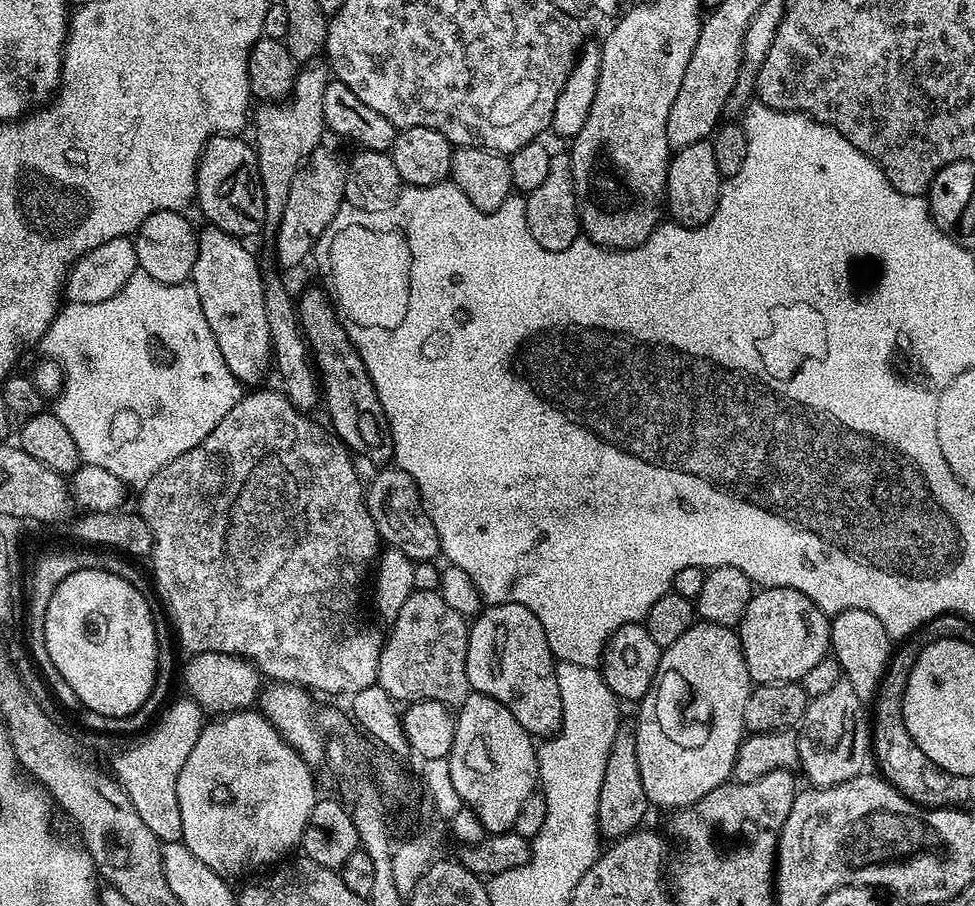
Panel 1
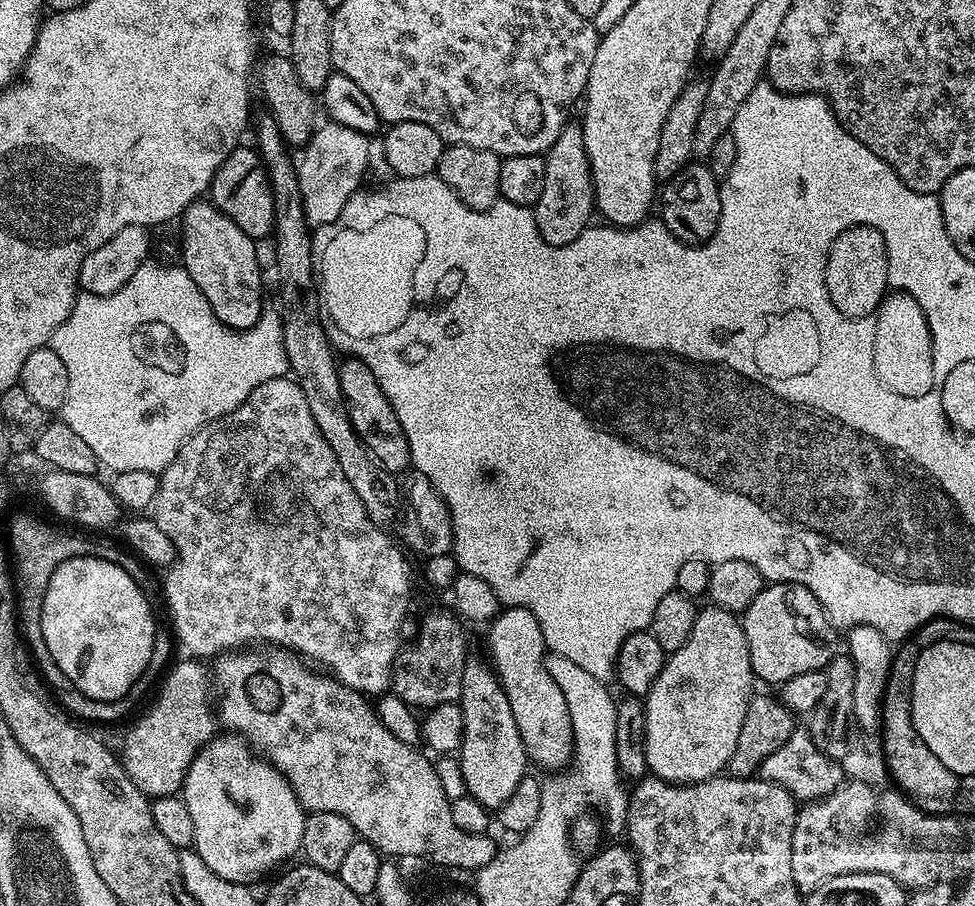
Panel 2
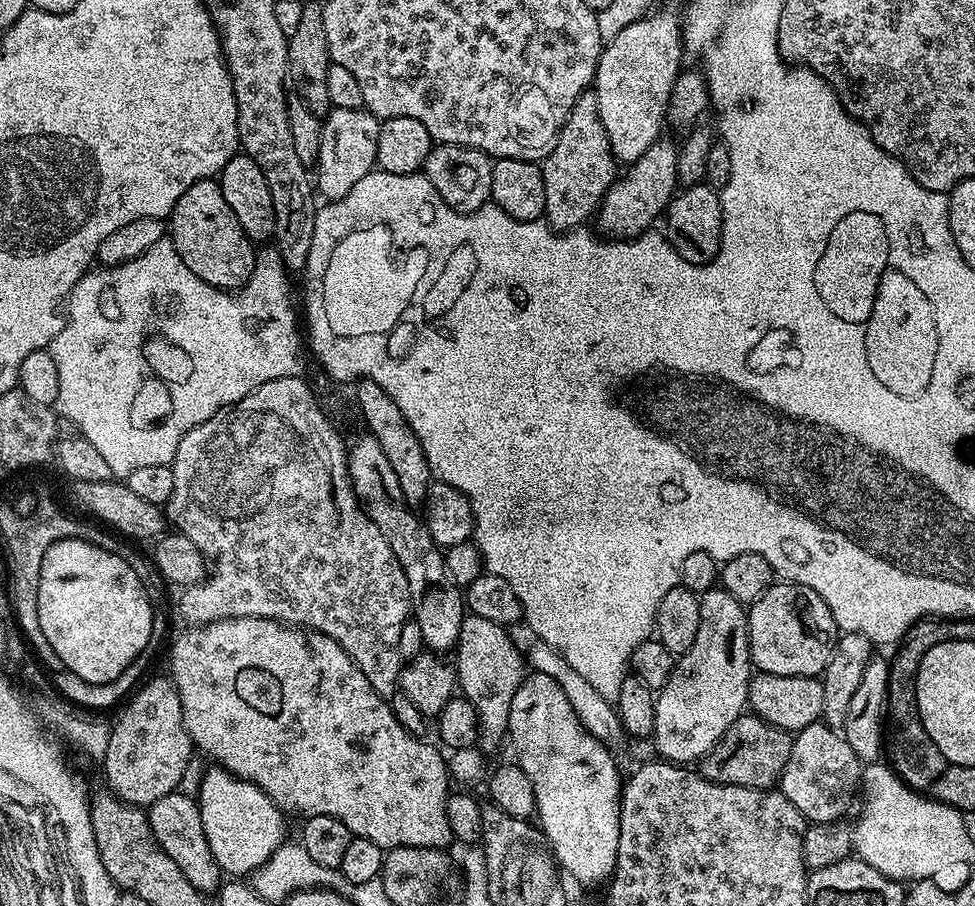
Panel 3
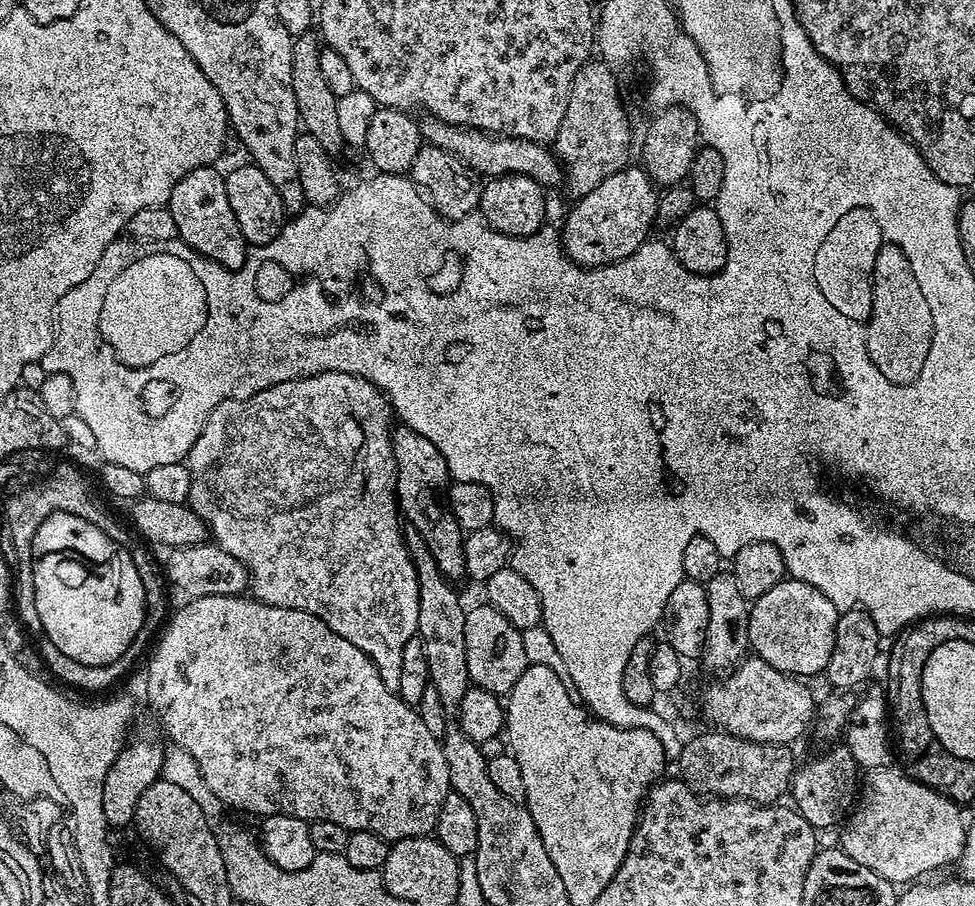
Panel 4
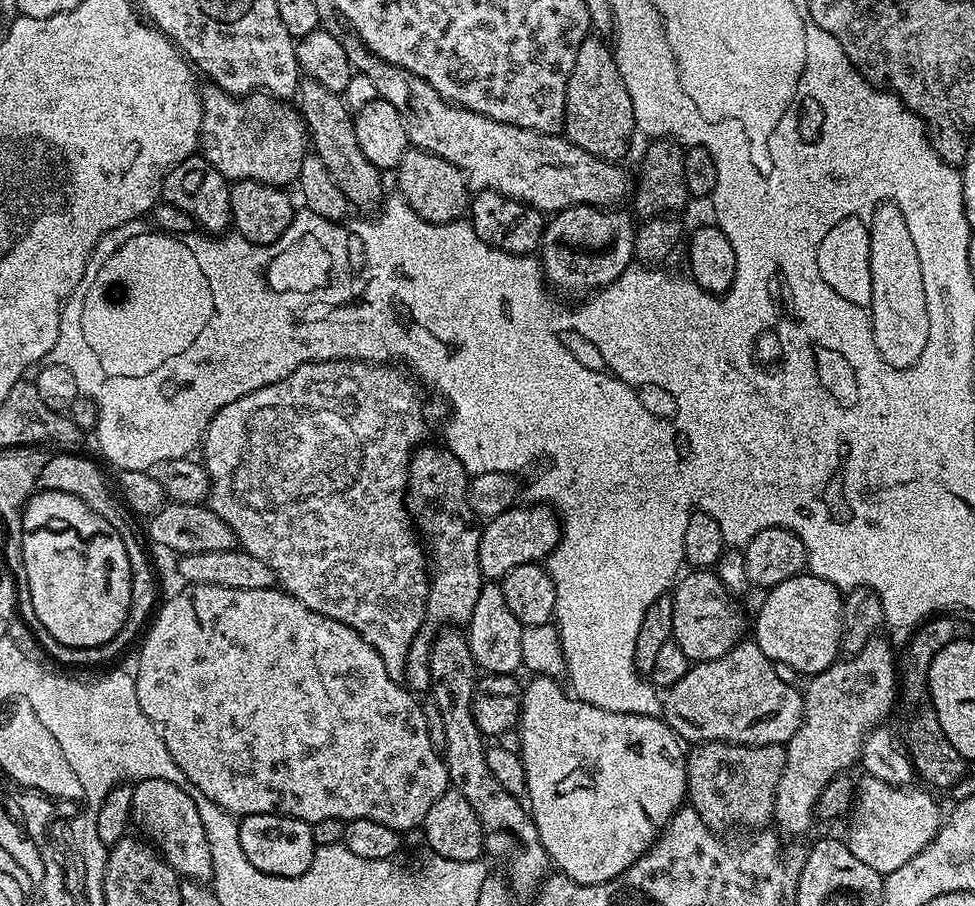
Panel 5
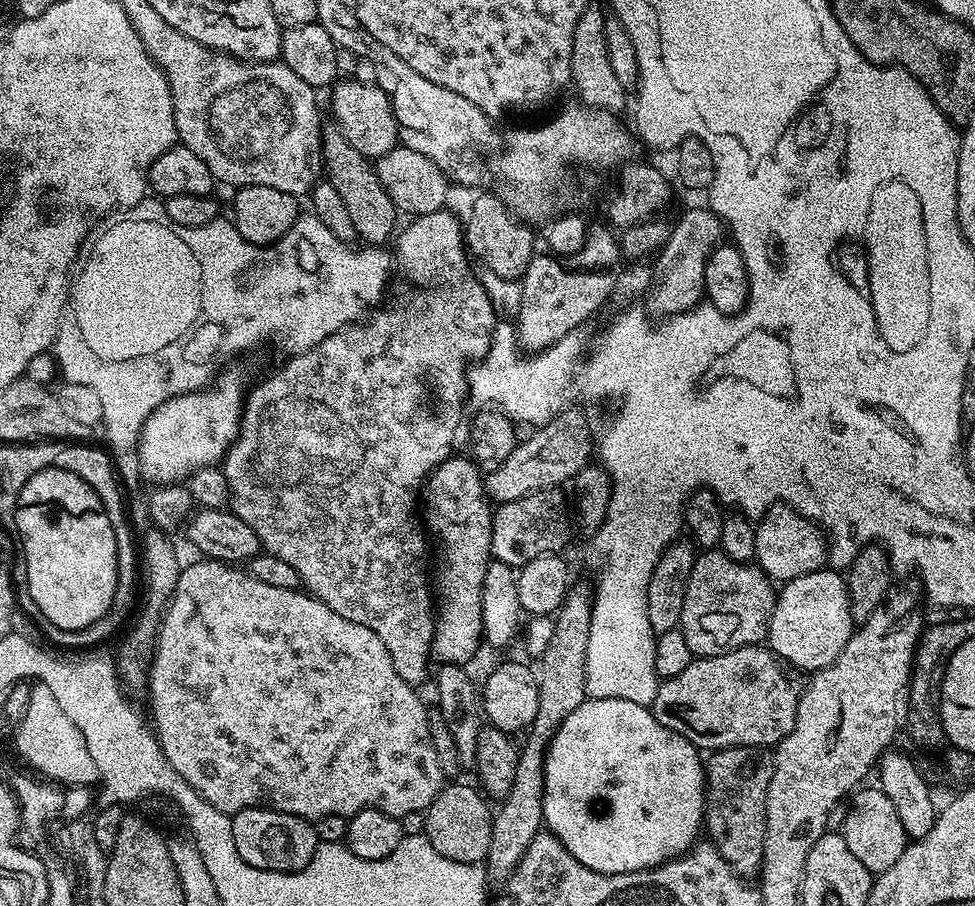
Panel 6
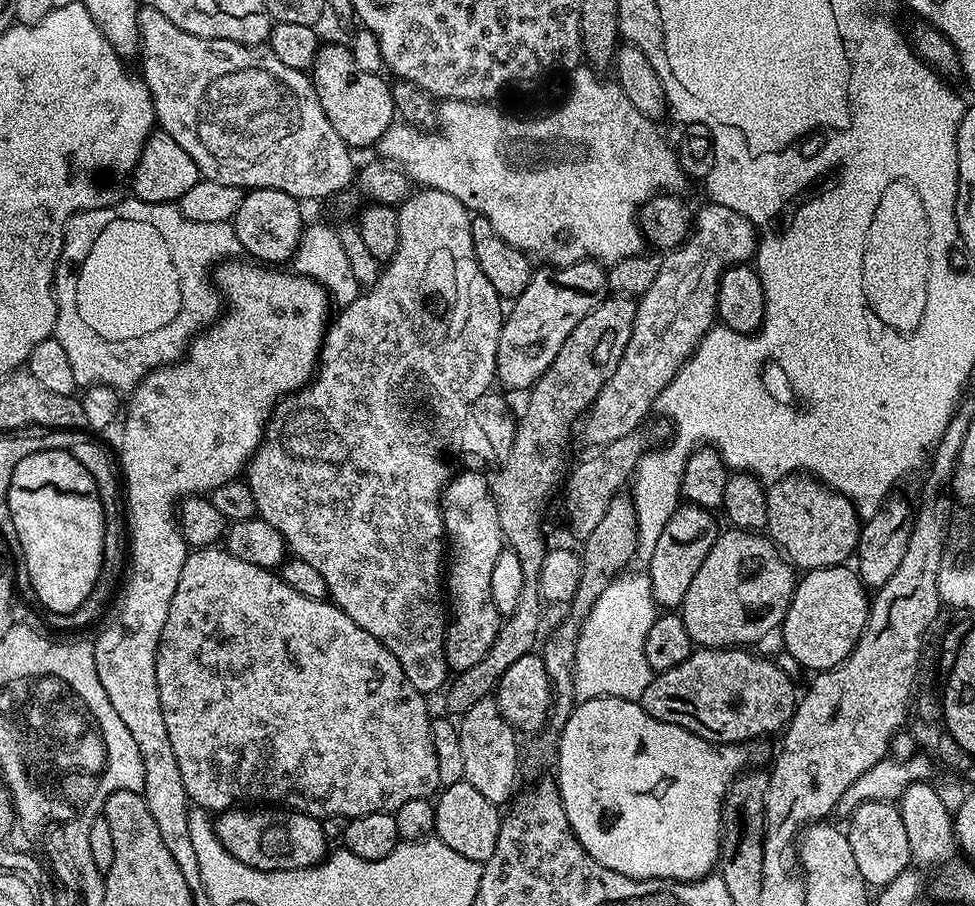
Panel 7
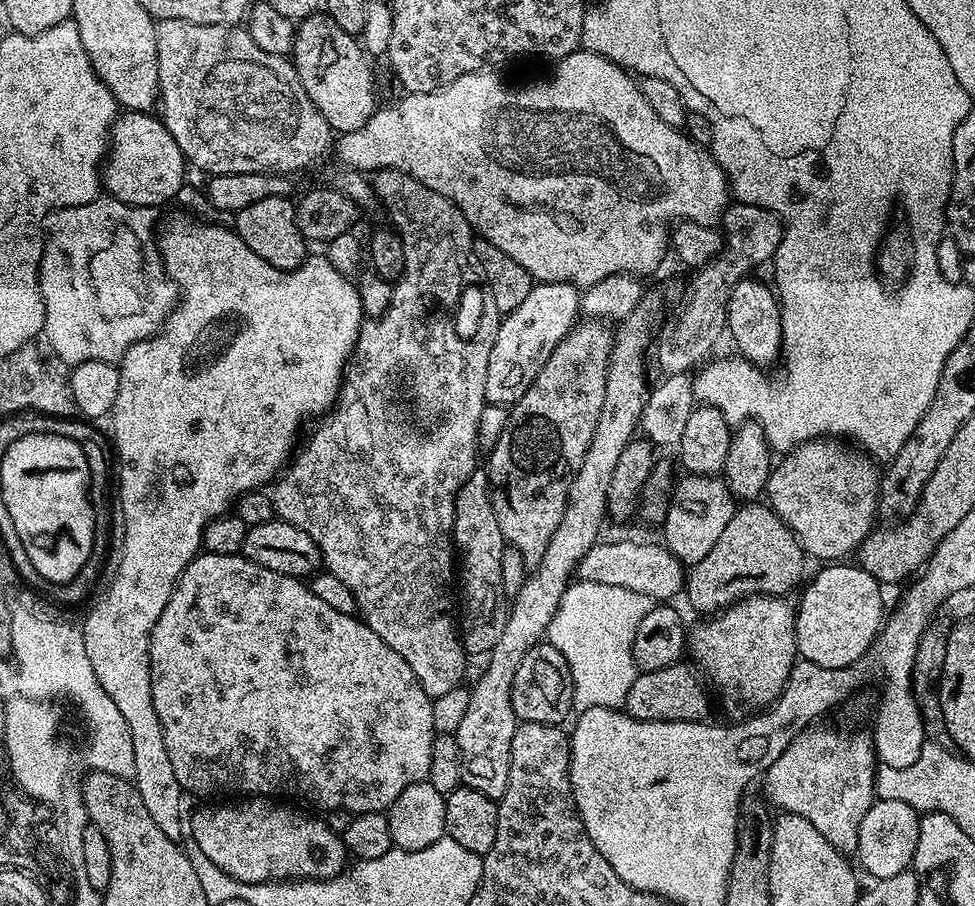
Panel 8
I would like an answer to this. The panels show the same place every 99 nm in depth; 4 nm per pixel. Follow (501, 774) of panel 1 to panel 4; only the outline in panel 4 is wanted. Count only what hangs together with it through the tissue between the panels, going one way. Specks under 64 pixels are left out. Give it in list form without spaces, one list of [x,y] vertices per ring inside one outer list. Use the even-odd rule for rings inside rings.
[[[481,602],[477,608],[469,607],[466,618],[466,670],[468,679],[475,687],[490,690],[490,694],[504,698],[511,692],[514,682],[522,678],[528,668],[522,631],[507,620],[506,615],[494,605]]]

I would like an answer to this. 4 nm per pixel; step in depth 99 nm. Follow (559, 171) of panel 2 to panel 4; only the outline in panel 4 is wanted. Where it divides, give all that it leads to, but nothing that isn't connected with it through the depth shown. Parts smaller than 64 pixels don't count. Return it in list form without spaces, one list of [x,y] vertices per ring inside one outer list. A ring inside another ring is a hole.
[[[592,58],[574,74],[574,82],[570,86],[570,98],[566,102],[566,114],[562,114],[562,126],[558,126],[558,134],[554,141],[554,151],[561,163],[562,176],[568,180],[568,192],[572,198],[590,194],[594,186],[606,182],[610,174],[618,174],[618,170],[629,167],[628,155],[633,155],[634,140],[628,129],[628,112],[624,109],[624,100],[620,97],[620,84],[616,81],[613,65],[605,64],[603,59]]]

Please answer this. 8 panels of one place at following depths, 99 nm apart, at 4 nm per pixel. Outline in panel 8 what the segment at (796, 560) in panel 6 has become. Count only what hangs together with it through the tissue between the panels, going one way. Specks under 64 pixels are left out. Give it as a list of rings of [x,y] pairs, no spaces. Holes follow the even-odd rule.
[[[821,438],[819,440],[807,440],[805,444],[800,444],[796,448],[792,449],[791,452],[787,453],[783,457],[784,460],[775,465],[773,467],[772,473],[770,474],[770,478],[768,479],[768,486],[766,489],[766,500],[770,507],[776,511],[777,514],[780,515],[782,518],[782,522],[786,522],[788,527],[791,528],[793,534],[796,536],[796,539],[800,541],[800,545],[804,547],[805,553],[809,557],[812,556],[816,560],[824,560],[820,562],[840,562],[843,561],[845,558],[851,557],[848,556],[857,551],[860,545],[864,543],[865,538],[868,537],[868,533],[873,531],[874,525],[872,523],[877,523],[878,520],[878,513],[876,510],[876,501],[880,498],[880,478],[882,475],[881,469],[878,467],[873,461],[865,455],[863,451],[855,450],[856,452],[852,452],[848,448],[844,448],[842,445],[843,443],[837,442],[835,439],[832,438]]]

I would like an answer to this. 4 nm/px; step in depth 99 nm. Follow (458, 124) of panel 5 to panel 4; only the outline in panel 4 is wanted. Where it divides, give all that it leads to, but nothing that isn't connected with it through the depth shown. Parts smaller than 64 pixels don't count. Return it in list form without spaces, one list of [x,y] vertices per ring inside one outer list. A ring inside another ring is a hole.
[[[428,114],[419,121],[420,135],[423,143],[433,144],[456,155],[467,168],[480,174],[481,177],[493,176],[529,176],[534,182],[551,186],[561,183],[562,165],[551,147],[533,140],[523,140],[517,136],[498,136],[491,132],[480,132],[476,128],[459,128],[456,124],[447,124]]]

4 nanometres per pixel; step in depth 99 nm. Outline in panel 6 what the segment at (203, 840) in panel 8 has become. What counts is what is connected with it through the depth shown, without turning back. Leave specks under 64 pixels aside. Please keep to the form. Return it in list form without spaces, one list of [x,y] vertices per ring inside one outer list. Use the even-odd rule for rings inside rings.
[[[247,808],[232,816],[234,830],[234,846],[238,846],[238,854],[242,854],[242,862],[255,868],[265,868],[268,872],[299,872],[306,867],[316,853],[315,827],[303,816],[291,816],[285,812],[274,812],[270,808]]]

